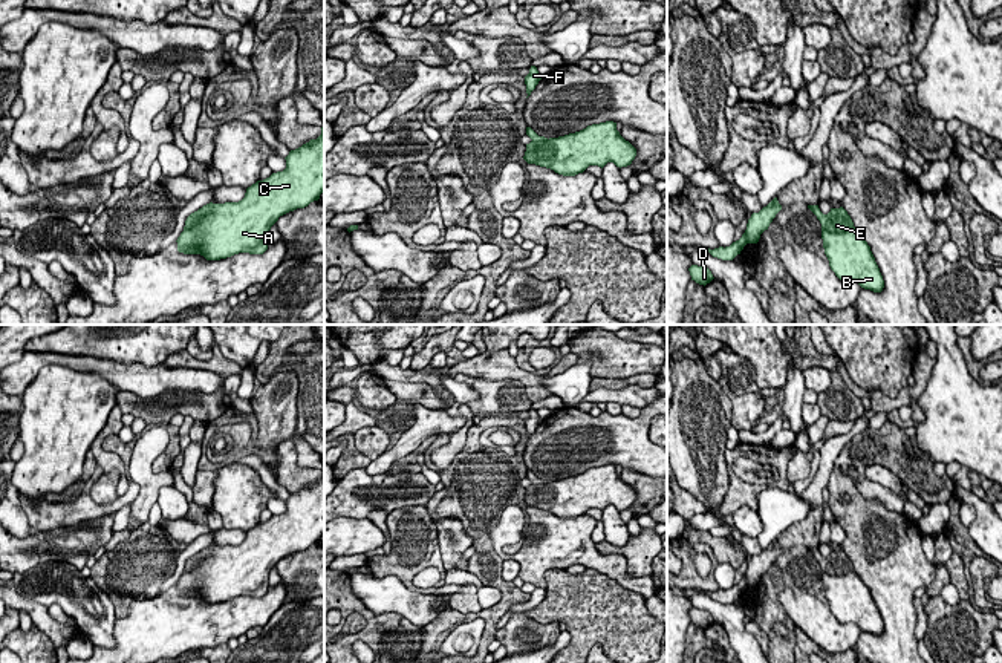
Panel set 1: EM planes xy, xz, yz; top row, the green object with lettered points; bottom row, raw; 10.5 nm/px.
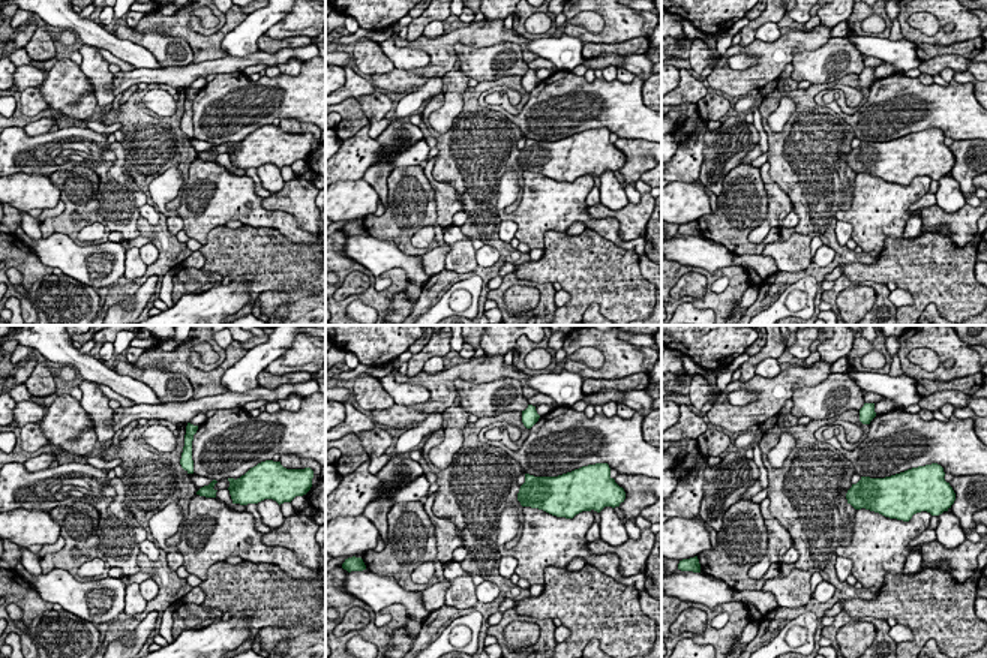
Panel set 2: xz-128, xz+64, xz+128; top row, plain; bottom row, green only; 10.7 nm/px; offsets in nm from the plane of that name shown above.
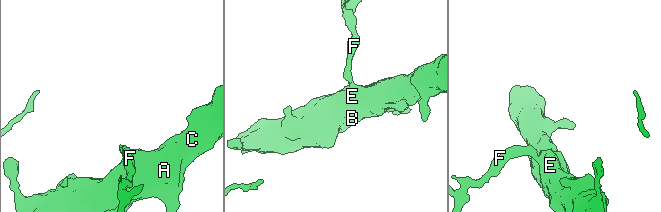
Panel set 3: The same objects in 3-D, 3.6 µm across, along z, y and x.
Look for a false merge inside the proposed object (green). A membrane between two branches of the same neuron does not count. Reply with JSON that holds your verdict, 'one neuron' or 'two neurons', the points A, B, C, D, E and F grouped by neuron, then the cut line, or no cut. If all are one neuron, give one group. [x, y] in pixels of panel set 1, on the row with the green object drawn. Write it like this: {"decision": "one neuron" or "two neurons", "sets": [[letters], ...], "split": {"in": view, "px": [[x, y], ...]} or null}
{"decision": "one neuron", "sets": [["A", "B", "C", "D", "E", "F"]], "split": null}

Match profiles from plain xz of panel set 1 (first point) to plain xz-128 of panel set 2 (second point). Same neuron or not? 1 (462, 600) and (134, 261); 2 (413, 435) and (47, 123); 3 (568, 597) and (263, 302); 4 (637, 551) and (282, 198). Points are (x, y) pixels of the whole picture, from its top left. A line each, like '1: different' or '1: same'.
1: same
2: same
3: different
4: same

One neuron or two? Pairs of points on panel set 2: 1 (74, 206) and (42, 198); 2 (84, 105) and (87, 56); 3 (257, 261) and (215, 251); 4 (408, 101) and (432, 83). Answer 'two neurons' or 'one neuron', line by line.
1: two neurons
2: two neurons
3: one neuron
4: one neuron

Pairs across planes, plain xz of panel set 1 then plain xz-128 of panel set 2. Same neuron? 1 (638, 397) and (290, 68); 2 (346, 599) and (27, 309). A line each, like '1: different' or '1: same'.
1: different
2: same

